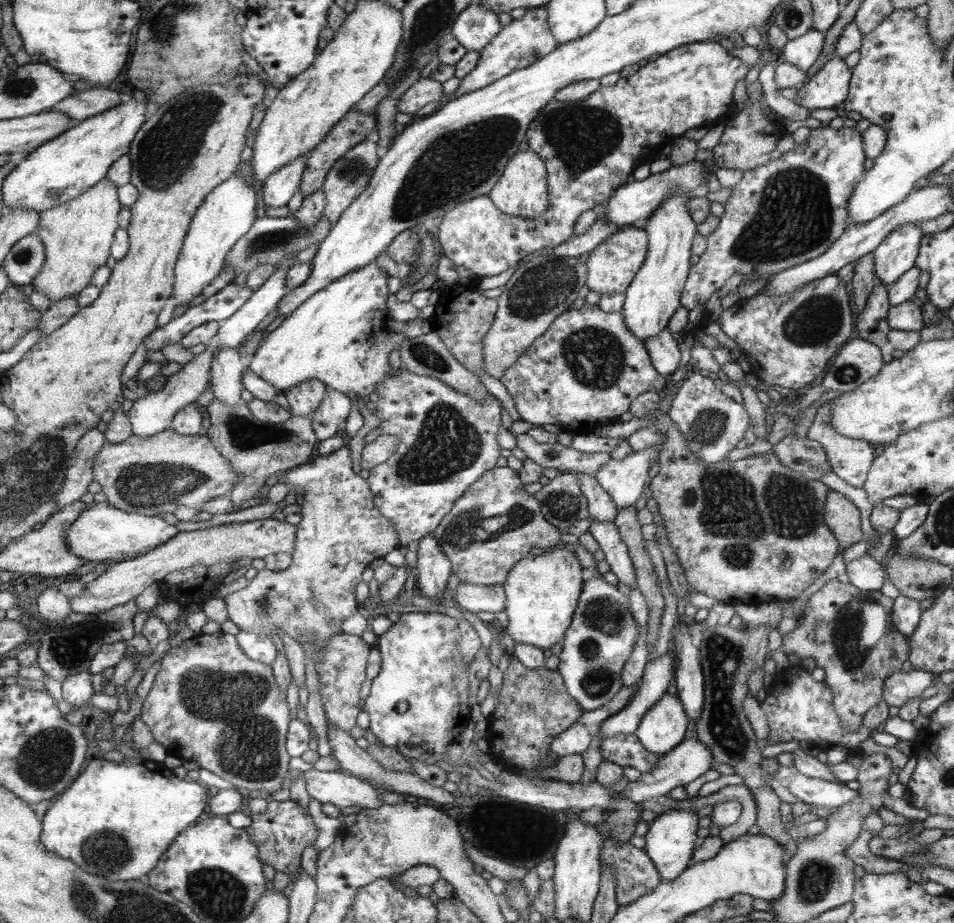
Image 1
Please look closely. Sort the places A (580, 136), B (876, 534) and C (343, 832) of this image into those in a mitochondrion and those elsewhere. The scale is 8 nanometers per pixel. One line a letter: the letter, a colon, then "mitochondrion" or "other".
A: mitochondrion
B: other
C: other

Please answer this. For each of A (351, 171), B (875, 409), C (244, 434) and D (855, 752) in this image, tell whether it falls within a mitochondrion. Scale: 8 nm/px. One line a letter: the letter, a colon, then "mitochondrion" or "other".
A: mitochondrion
B: other
C: mitochondrion
D: other

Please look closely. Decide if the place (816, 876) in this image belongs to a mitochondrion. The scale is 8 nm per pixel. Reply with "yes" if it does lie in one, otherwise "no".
yes

